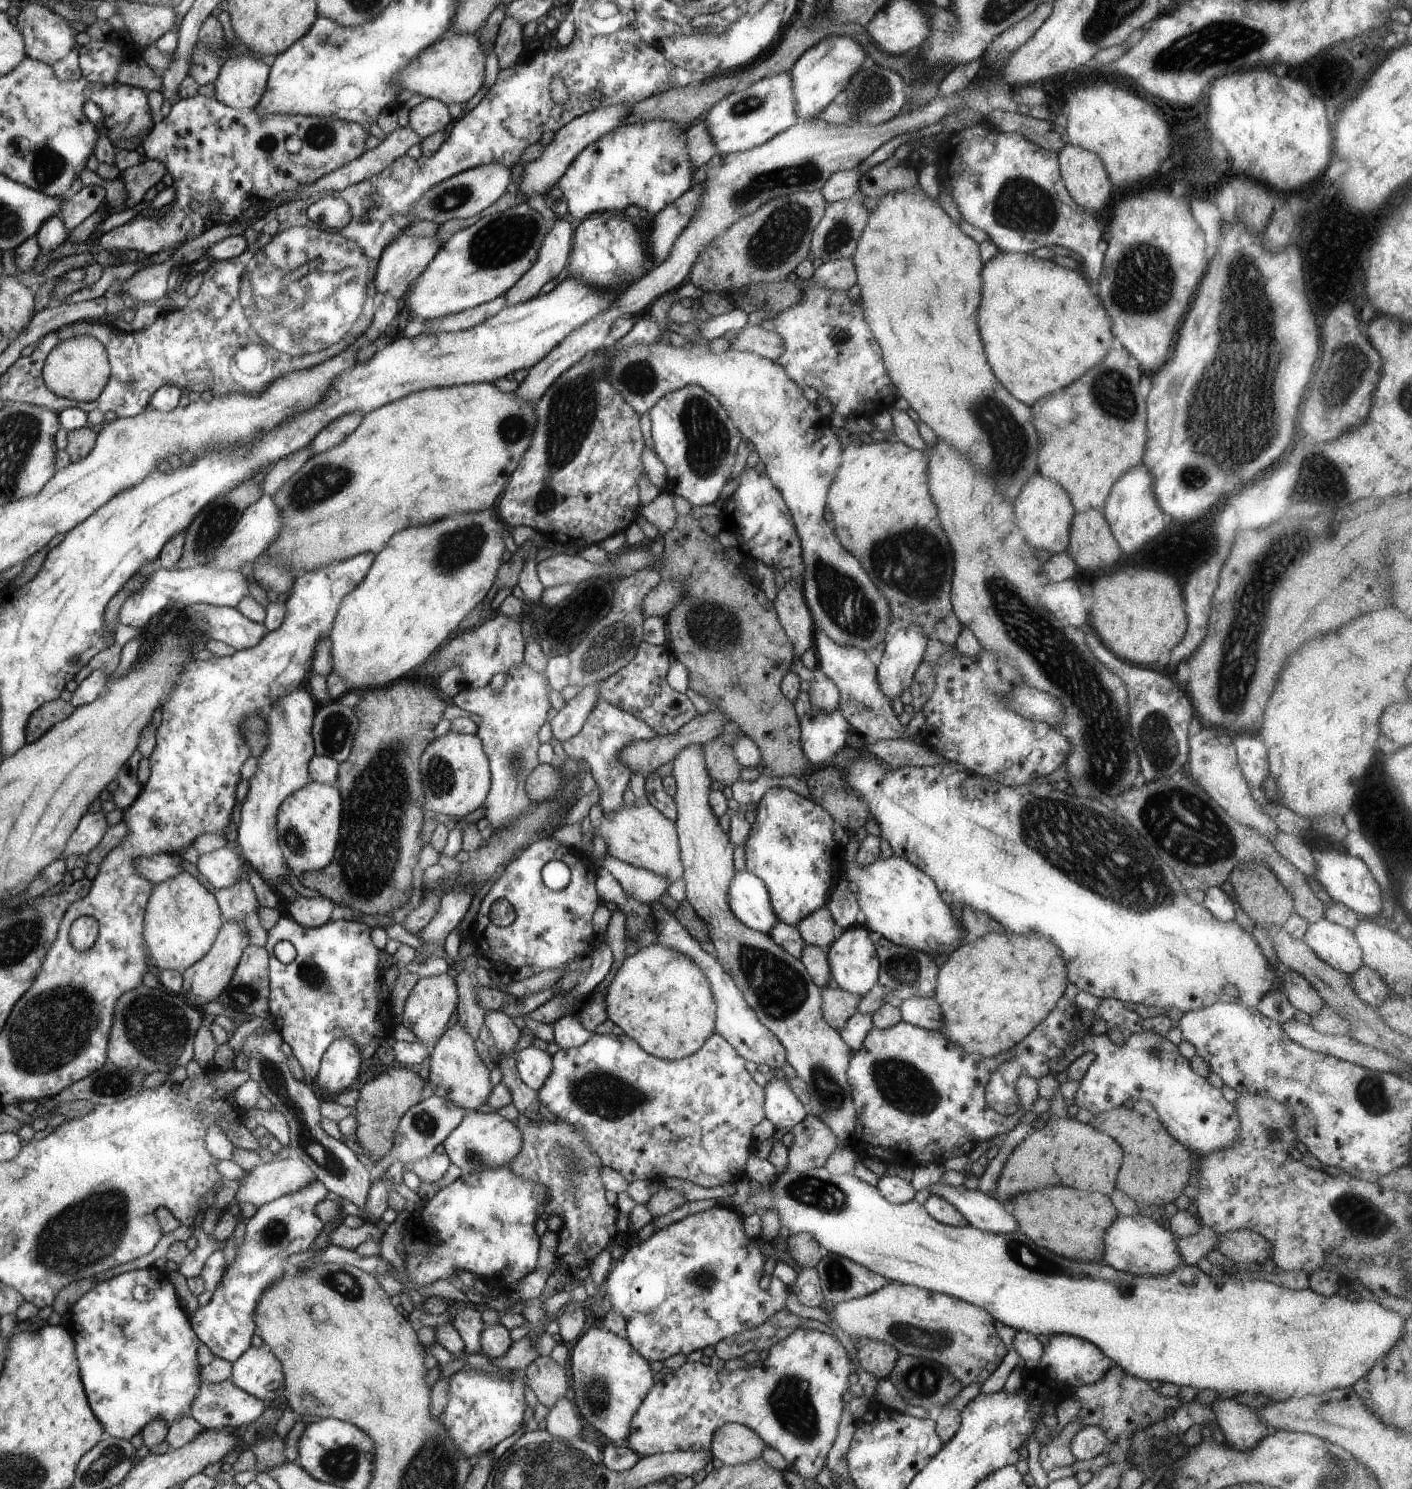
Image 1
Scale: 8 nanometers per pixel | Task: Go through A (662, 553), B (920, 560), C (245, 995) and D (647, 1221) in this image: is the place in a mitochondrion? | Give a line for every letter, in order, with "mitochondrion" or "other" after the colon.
A: other
B: mitochondrion
C: mitochondrion
D: other

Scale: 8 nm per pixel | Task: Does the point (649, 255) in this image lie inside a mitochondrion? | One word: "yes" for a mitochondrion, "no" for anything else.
no

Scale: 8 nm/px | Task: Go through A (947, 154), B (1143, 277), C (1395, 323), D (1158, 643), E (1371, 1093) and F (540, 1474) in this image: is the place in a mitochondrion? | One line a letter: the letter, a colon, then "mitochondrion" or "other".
A: other
B: mitochondrion
C: other
D: other
E: mitochondrion
F: mitochondrion

